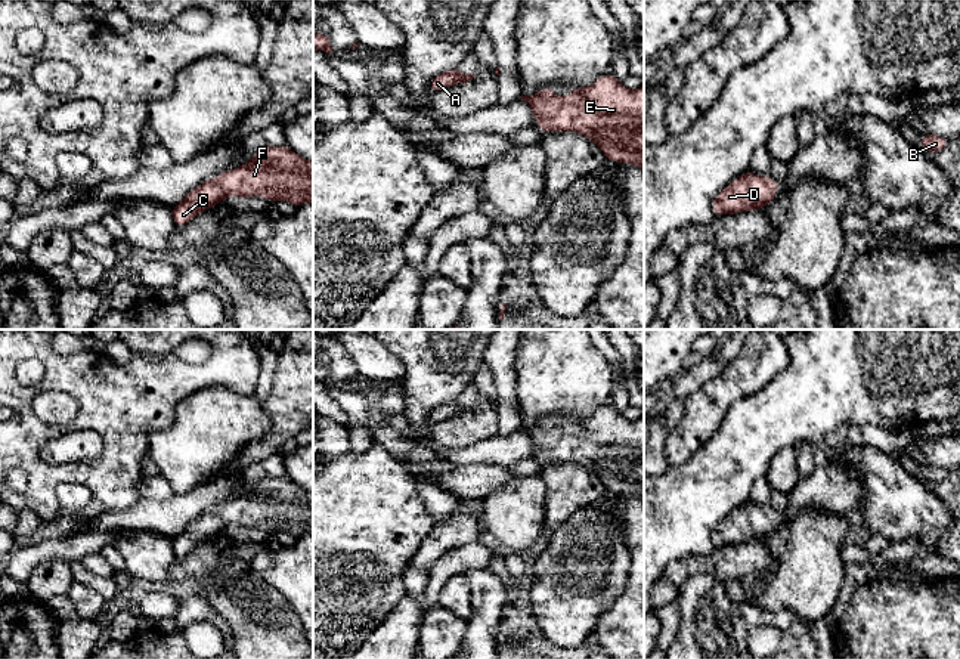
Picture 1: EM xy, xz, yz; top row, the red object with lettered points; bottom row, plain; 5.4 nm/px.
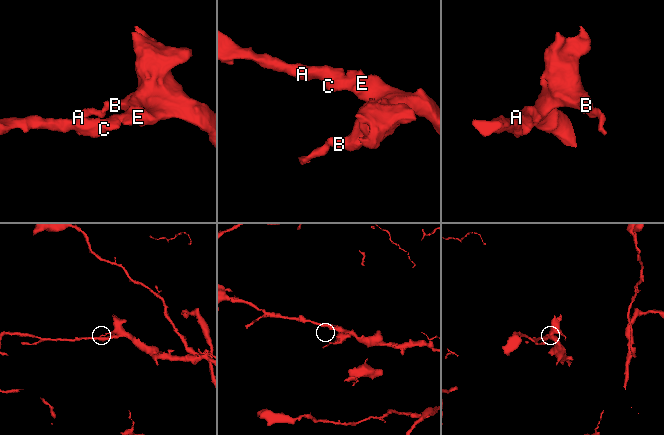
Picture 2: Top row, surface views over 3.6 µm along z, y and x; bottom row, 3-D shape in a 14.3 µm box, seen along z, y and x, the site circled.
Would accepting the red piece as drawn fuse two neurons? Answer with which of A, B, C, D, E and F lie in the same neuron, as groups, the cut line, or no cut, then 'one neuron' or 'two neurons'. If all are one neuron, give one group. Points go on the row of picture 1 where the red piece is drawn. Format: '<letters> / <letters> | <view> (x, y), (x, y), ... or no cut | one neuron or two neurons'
A B C D E F | no cut | one neuron

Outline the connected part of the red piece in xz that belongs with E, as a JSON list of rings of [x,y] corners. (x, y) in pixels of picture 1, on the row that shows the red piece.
[[[610,71],[589,87],[573,87],[563,100],[549,86],[532,96],[521,95],[521,100],[530,106],[539,130],[576,132],[597,143],[606,160],[644,168],[644,86],[629,90]]]

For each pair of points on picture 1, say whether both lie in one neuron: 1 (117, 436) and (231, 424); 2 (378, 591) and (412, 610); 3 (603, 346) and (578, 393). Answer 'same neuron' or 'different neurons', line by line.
1: different neurons
2: different neurons
3: different neurons

